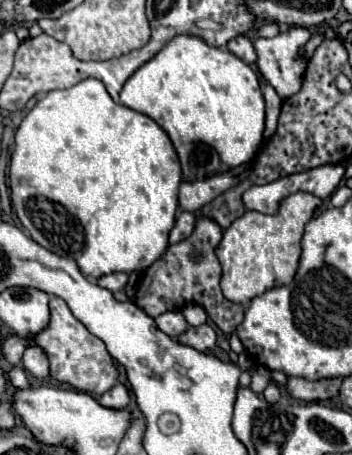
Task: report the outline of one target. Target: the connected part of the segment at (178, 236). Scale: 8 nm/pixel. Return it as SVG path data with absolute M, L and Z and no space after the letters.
M182 211L176 219L176 225L174 225L172 233L170 233L170 243L178 243L178 241L188 239L194 227L196 227L196 215L188 213L188 211Z

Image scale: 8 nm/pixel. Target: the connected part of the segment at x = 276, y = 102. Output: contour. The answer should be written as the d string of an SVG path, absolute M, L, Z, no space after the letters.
M264 85L264 99L266 99L266 133L264 135L270 137L276 131L276 121L280 115L282 99L272 85Z

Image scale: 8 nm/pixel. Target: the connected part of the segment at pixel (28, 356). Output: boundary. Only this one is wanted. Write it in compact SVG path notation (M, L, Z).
M28 347L24 357L22 357L22 365L28 373L32 373L34 377L38 379L46 379L50 375L50 369L48 369L48 359L44 355L42 349L38 347Z

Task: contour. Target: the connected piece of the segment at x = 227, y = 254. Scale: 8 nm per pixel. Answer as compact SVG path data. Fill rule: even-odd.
M294 193L280 203L280 211L276 215L246 211L240 219L236 219L224 231L220 247L216 249L222 265L220 287L224 297L232 303L248 305L266 289L292 283L302 253L300 241L304 237L304 227L320 205L322 201L312 193Z

